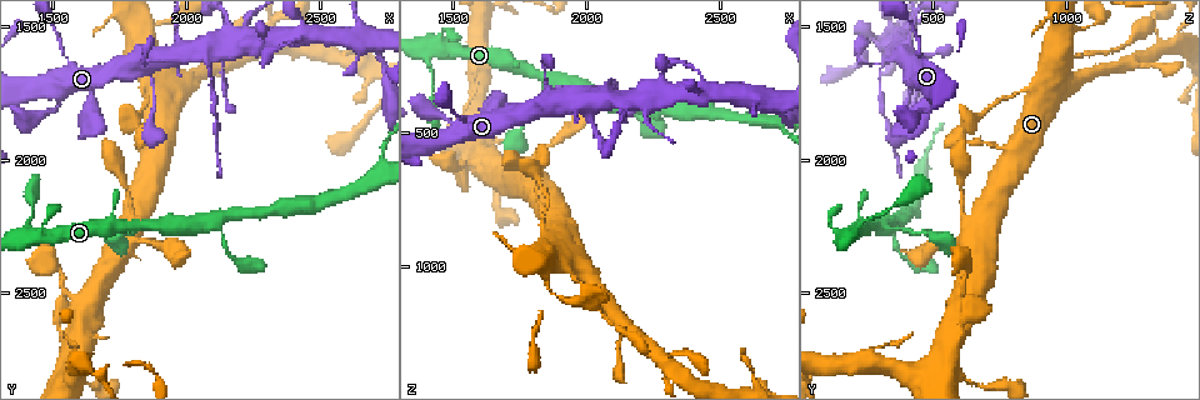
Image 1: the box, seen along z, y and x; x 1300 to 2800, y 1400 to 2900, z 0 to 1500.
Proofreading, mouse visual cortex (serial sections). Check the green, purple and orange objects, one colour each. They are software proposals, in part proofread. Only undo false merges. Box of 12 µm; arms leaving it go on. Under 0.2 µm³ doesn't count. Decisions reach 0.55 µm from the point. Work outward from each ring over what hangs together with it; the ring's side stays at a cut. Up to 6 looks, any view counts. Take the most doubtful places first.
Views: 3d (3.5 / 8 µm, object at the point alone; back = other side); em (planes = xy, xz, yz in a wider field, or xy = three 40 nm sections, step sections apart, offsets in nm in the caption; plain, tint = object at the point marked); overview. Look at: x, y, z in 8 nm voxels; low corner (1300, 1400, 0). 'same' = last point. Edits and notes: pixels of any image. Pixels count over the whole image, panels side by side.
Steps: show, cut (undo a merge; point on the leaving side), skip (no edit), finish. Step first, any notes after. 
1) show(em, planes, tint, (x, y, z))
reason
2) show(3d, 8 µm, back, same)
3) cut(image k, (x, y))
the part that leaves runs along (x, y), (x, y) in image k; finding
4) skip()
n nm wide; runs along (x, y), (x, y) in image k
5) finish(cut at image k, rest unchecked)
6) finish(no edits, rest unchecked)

show(3d, 3.5 µm, (2150, 1570, 390))
four arms meet

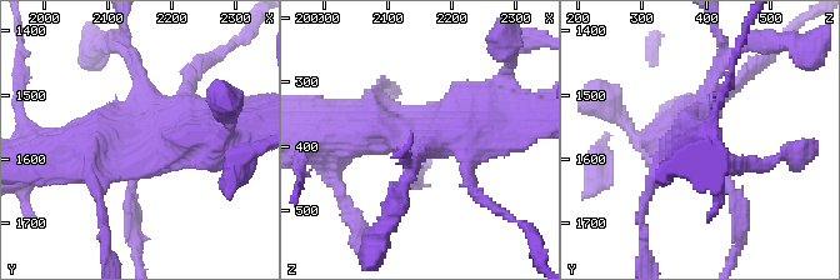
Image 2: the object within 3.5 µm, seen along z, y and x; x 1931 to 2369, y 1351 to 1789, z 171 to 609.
show(em, xy, step 1, tint, (2160, 1555, 380))
shape alone is not enough

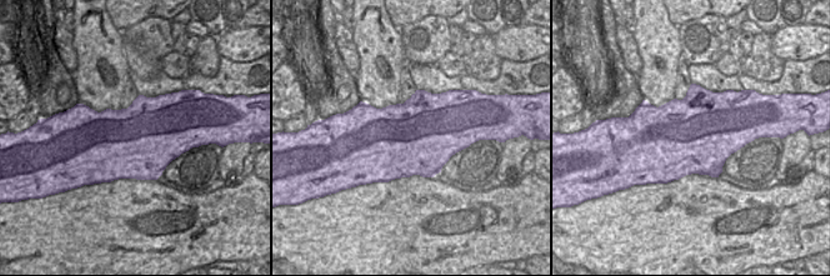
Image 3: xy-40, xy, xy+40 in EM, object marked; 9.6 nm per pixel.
skip()
runs along (70, 155), (228, 133) in image 2; continuous, no second cell

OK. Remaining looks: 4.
show(3d, 8 µm, (2710, 2050, 460))
branch point

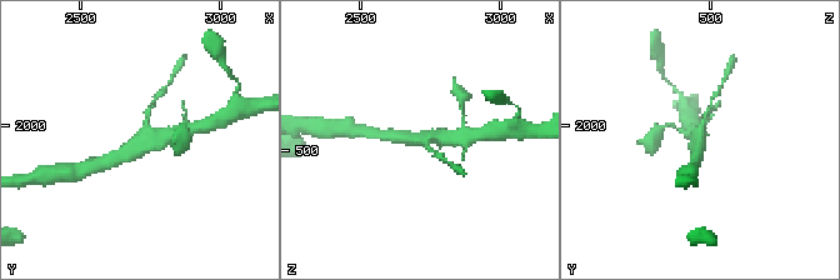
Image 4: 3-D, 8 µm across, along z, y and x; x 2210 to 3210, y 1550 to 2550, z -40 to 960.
show(em, xy, step 1, tint, (2710, 2060, 470))
3 arms; arms of 150, 250, 350 nm

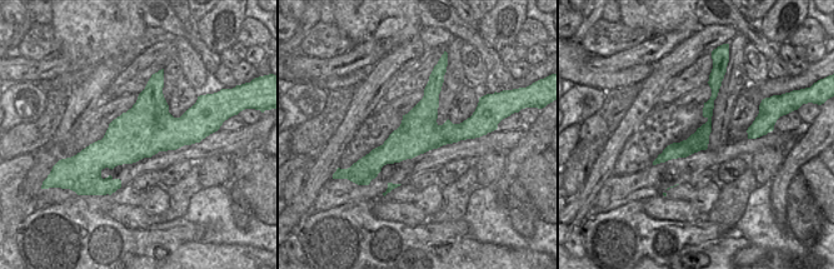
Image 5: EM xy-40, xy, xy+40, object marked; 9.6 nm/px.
skip()
runs along (472, 131), (415, 135), (368, 159) in image 5; one cell here

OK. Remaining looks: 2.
show(em, planes, tint, (1840, 1950, 790))
sudden change in width

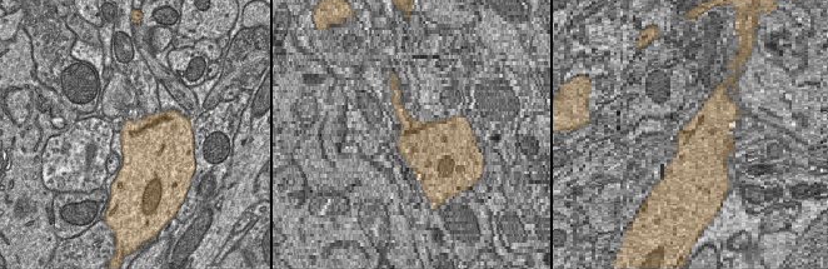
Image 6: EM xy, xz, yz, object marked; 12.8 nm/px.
show(3d, 3.5 µm, back, same)
wider look

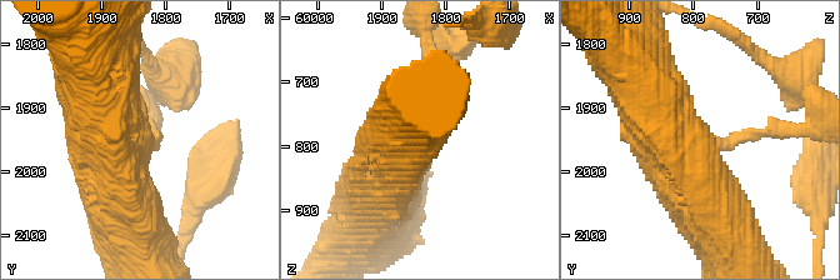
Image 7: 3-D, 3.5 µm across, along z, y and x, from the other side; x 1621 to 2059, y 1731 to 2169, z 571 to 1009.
skip()
runs along (650, 85), (653, 108), (720, 224) in image 7; one cell here

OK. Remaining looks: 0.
finish(no edits, rest unchecked)

